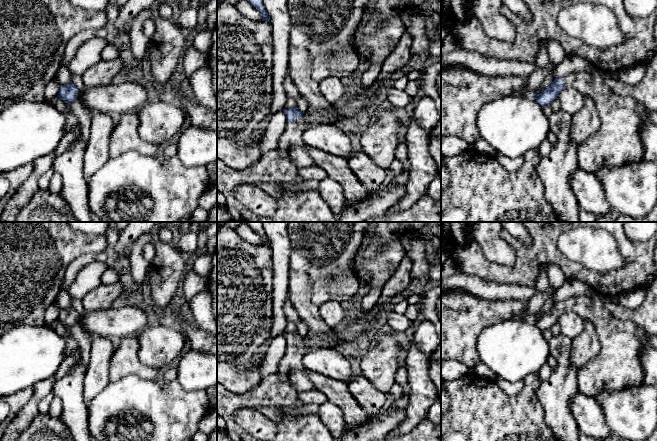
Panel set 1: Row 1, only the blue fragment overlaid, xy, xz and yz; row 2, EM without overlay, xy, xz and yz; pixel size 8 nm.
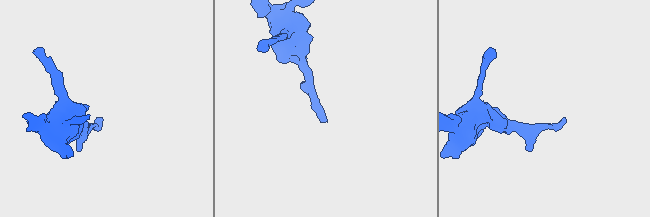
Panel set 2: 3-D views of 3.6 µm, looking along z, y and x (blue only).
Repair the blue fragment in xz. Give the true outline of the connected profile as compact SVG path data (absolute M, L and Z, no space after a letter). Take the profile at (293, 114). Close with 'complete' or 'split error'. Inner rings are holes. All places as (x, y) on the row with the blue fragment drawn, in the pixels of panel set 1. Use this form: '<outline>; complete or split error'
M297 107L283 111L287 116L287 125L276 149L281 157L289 159L297 169L314 166L314 161L306 149L307 145L303 141L303 113Z; split error

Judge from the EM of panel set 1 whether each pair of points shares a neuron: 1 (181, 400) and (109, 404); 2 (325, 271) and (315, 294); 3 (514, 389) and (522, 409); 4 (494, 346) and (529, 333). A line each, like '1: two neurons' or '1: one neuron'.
1: one neuron
2: one neuron
3: two neurons
4: one neuron

